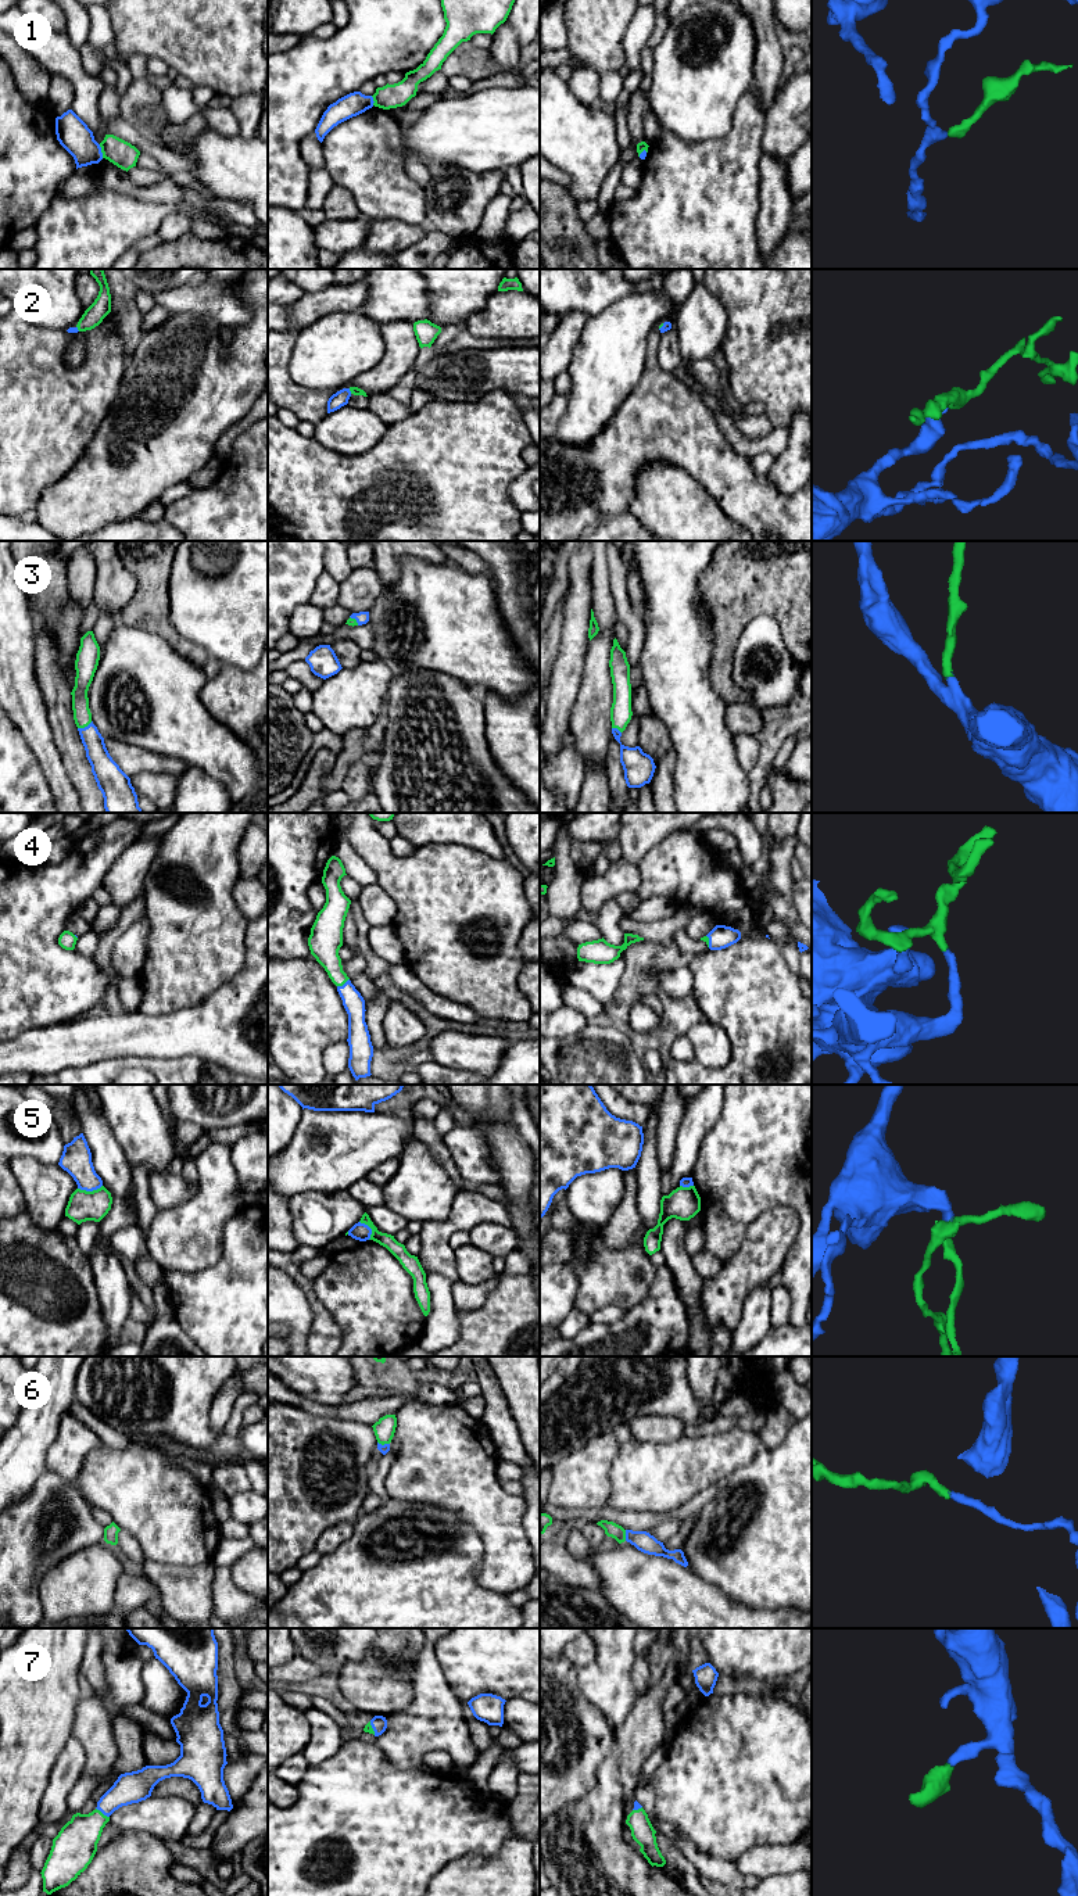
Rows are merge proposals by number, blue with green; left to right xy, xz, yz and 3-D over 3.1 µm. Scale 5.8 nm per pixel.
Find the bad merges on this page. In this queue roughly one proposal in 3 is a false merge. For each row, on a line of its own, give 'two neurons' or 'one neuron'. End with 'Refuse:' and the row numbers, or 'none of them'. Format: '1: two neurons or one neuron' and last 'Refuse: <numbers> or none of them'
1: two neurons
2: one neuron
3: one neuron
4: one neuron
5: two neurons
6: one neuron
7: one neuron
Refuse: 1, 5

